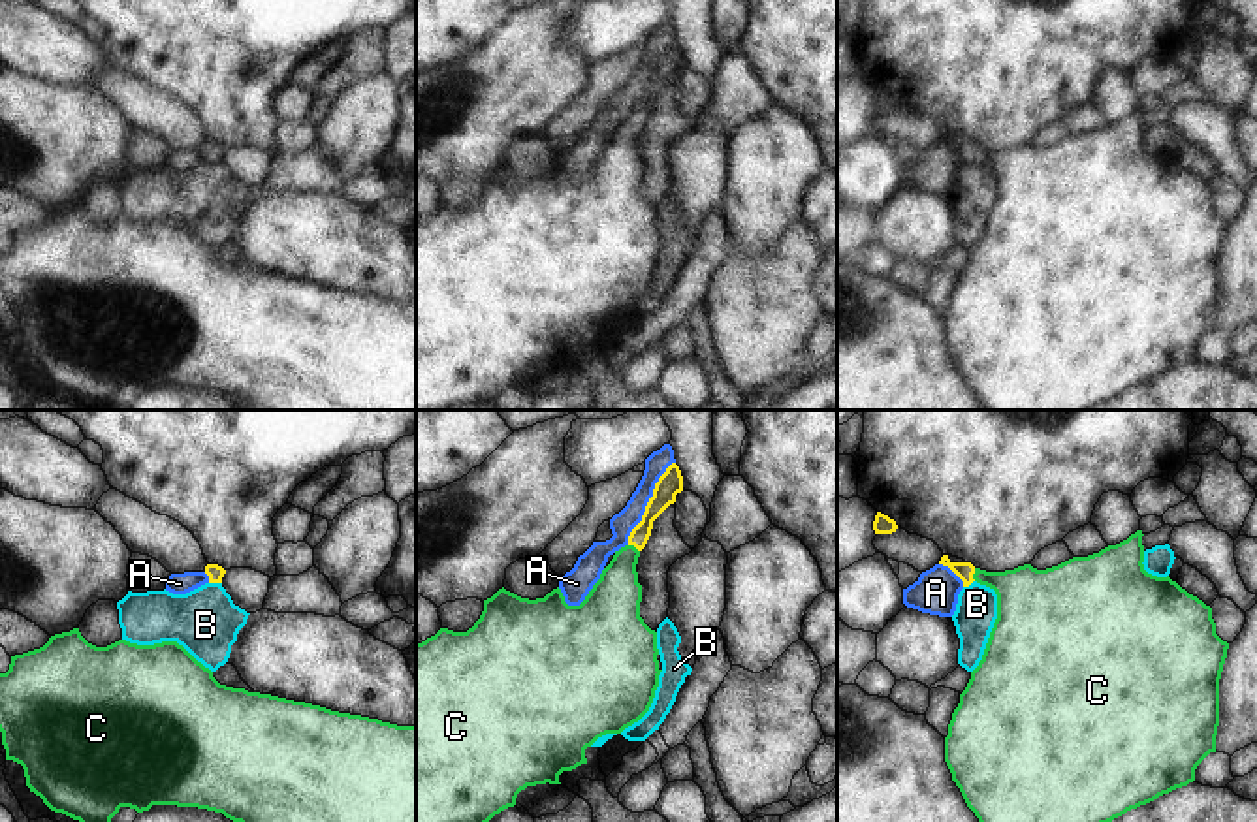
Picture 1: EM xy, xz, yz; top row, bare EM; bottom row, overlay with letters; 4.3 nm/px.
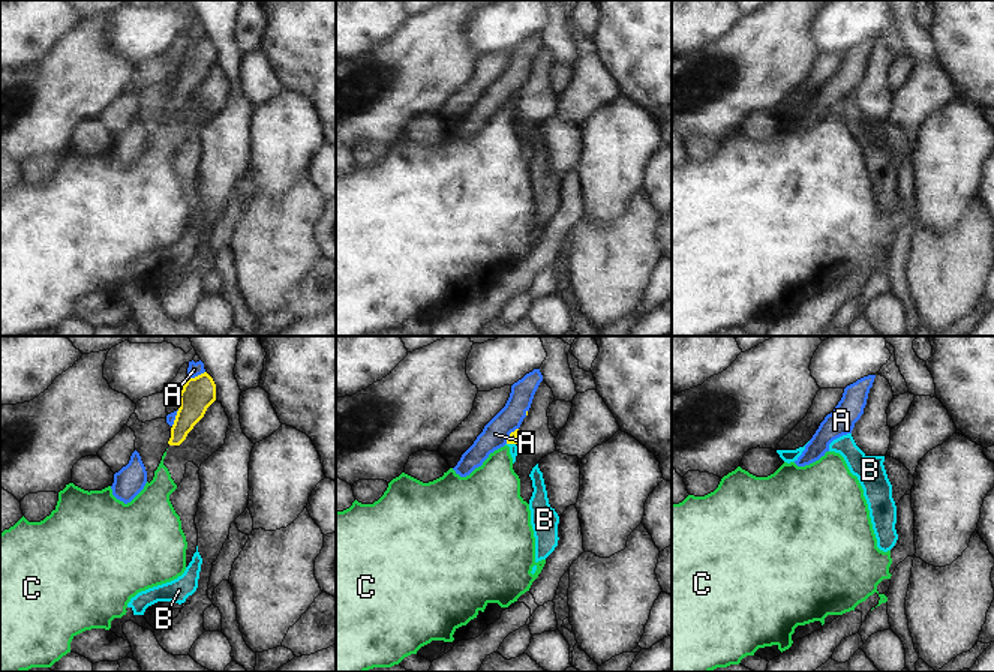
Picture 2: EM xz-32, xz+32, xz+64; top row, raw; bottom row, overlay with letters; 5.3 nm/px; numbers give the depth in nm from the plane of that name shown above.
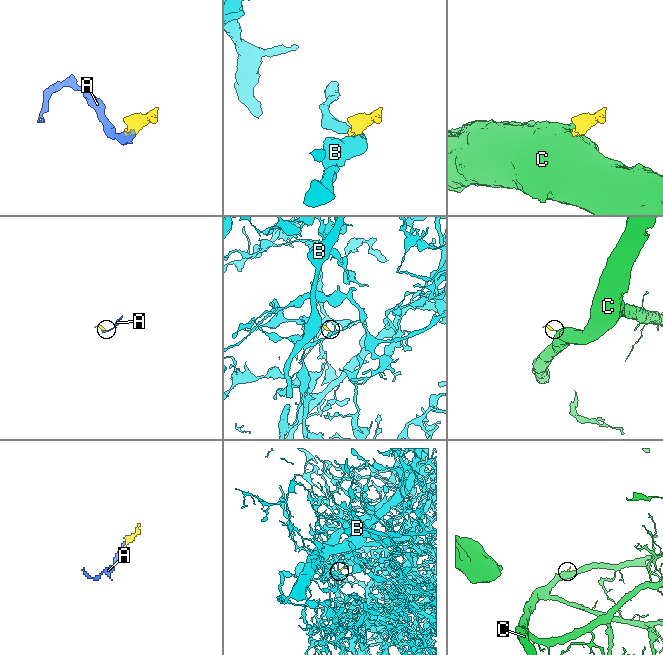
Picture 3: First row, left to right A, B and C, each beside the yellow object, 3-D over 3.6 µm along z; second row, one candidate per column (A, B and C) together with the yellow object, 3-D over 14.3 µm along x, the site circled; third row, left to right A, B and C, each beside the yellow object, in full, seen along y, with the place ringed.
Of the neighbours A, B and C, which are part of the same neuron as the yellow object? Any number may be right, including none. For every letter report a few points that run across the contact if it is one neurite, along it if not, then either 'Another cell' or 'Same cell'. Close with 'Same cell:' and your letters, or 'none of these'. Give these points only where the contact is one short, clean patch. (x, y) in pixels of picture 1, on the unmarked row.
A: Line: xz (674, 40), (655, 63), (642, 98), (633, 108), (627, 123). Another cell
B: Line: xy (209, 160), (221, 162). Another cell
C: Line: yz (964, 149), (973, 151), (1011, 164), (1026, 175). Same cell
Same cell: C

